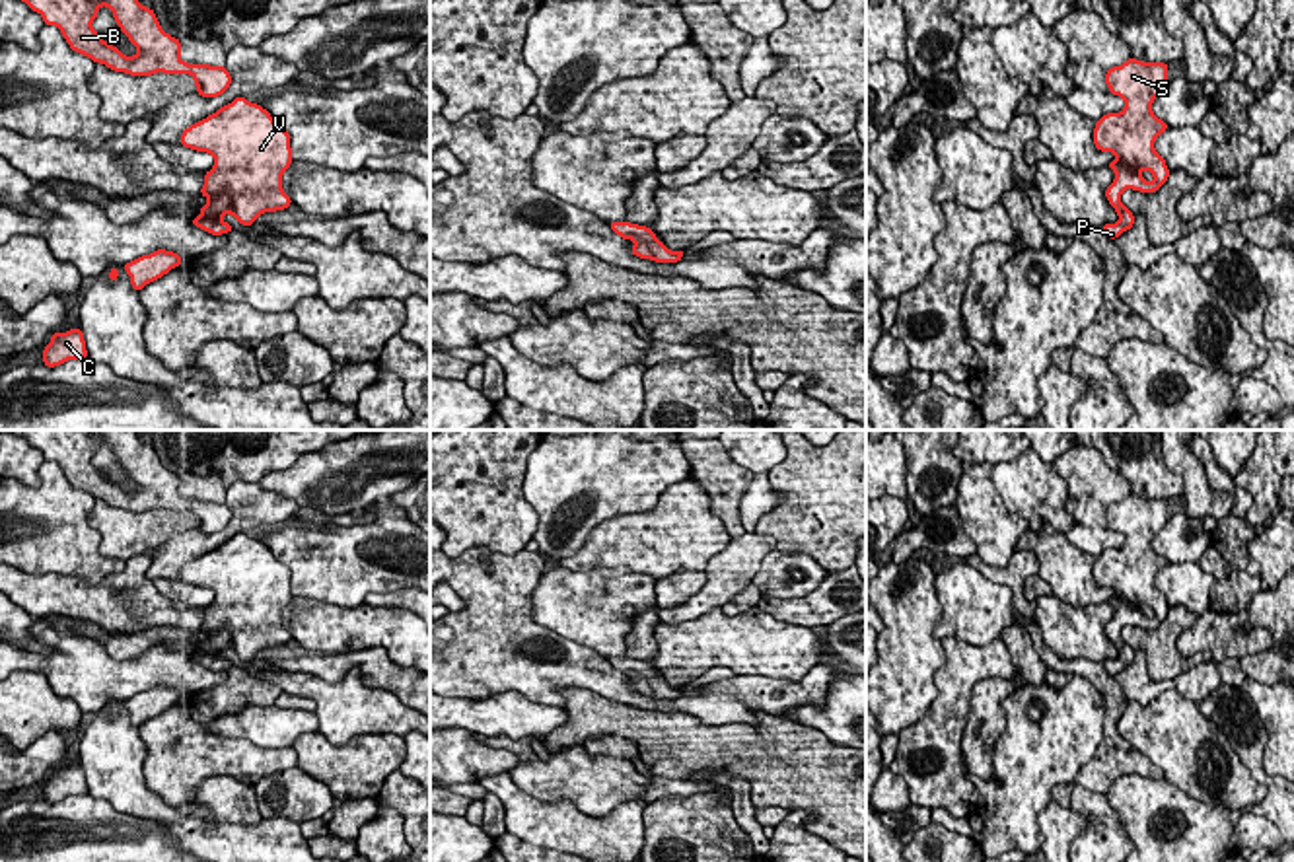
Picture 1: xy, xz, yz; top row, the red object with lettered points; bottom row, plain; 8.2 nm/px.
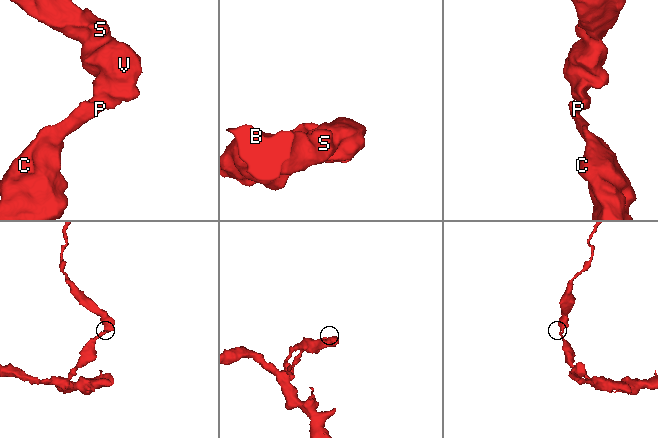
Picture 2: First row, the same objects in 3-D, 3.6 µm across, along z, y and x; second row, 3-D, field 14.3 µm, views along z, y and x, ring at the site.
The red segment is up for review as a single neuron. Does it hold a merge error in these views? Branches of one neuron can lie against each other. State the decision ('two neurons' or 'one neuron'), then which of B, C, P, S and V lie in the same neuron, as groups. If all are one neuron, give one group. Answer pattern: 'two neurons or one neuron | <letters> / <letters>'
one neuron | B C P S V

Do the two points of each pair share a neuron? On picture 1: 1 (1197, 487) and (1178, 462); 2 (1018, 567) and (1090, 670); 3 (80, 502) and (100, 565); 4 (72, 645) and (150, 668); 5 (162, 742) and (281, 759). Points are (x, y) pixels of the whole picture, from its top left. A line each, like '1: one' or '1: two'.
1: one
2: two
3: one
4: one
5: one

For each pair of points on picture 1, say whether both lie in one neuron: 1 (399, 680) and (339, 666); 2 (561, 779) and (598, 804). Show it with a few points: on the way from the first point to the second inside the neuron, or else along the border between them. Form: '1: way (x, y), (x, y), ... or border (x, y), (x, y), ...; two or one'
1: way (384, 674), (368, 660), (355, 660); one
2: way (571, 779), (588, 794); one

